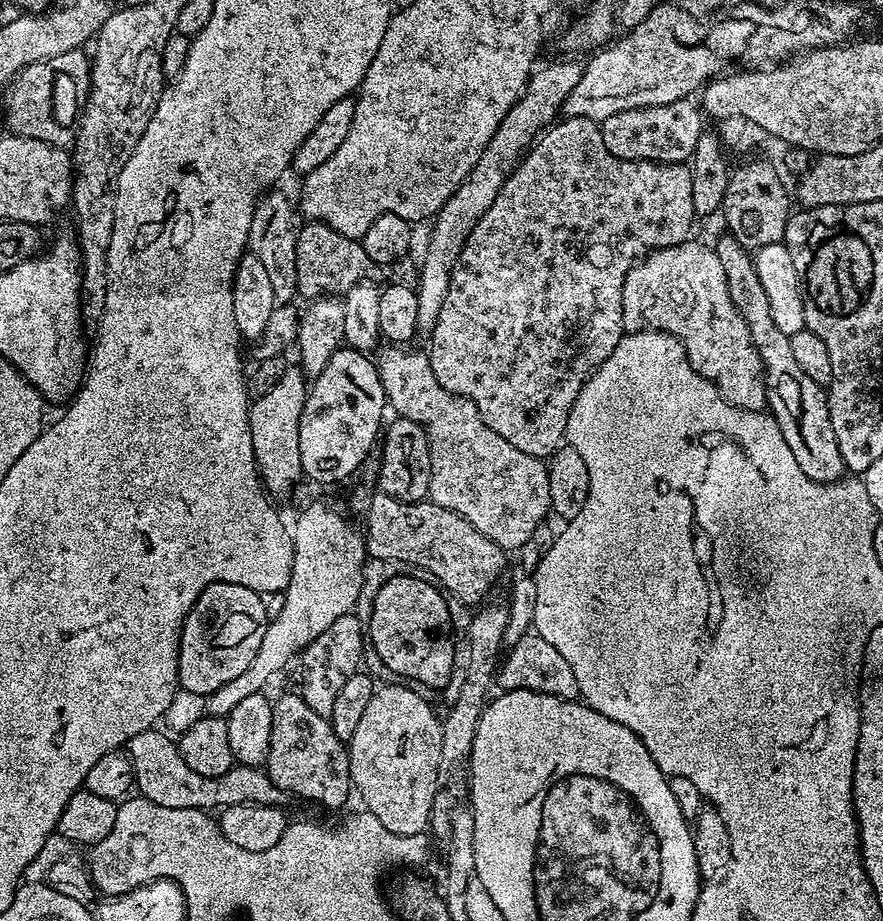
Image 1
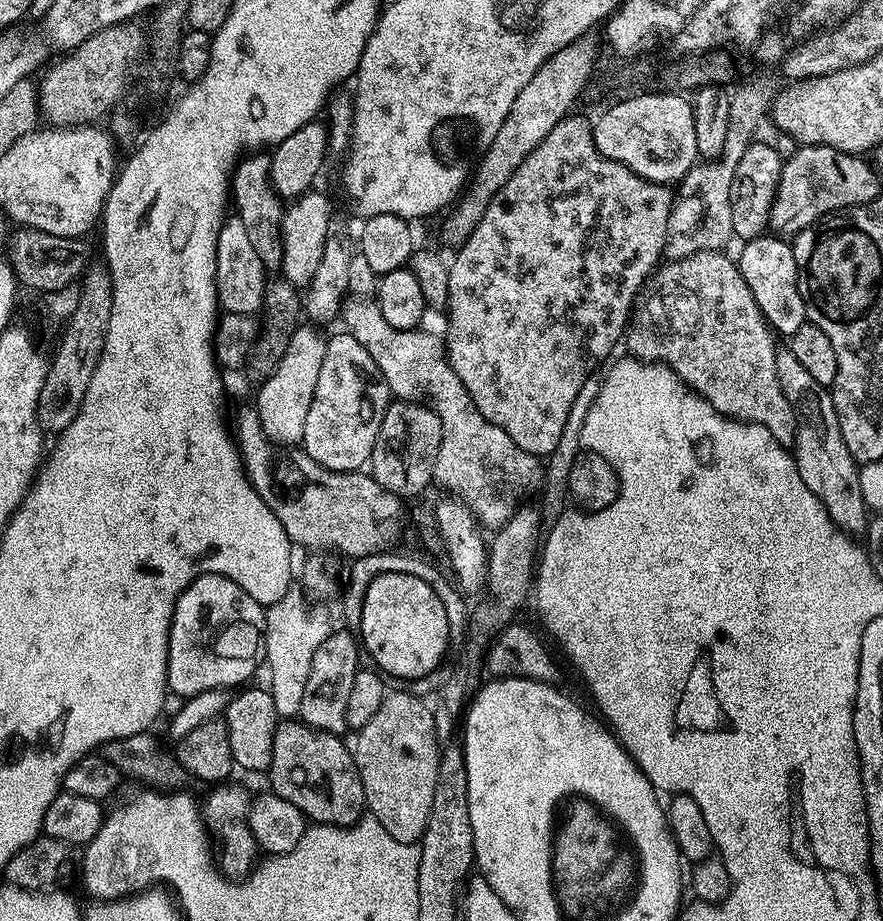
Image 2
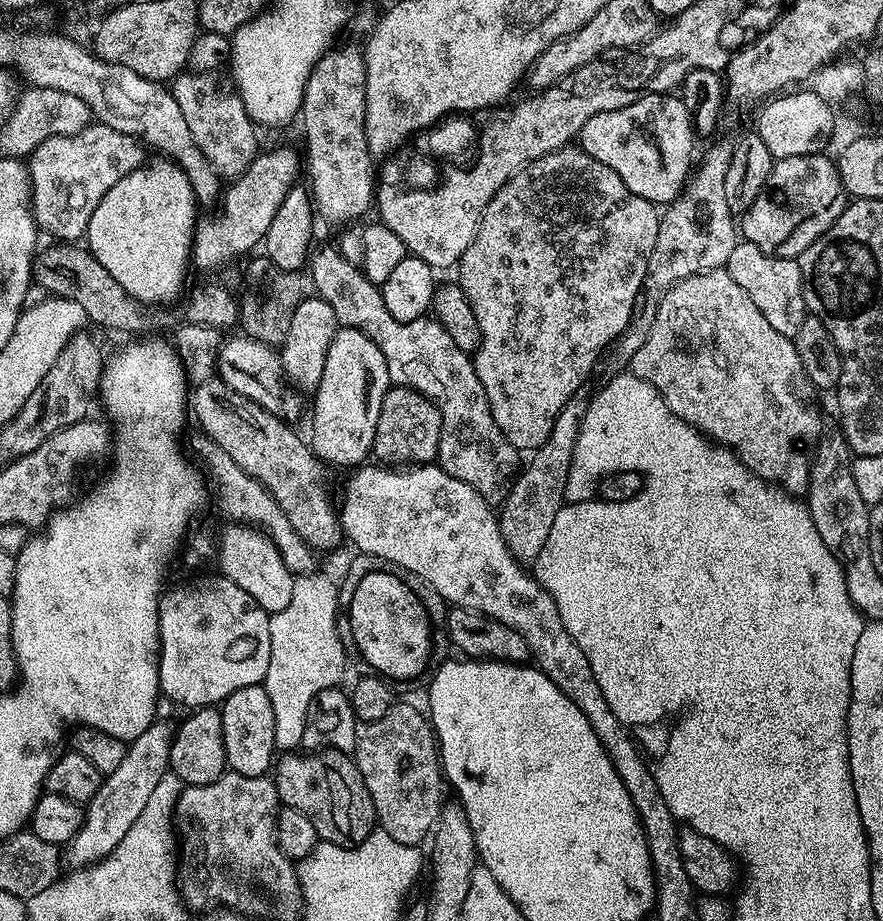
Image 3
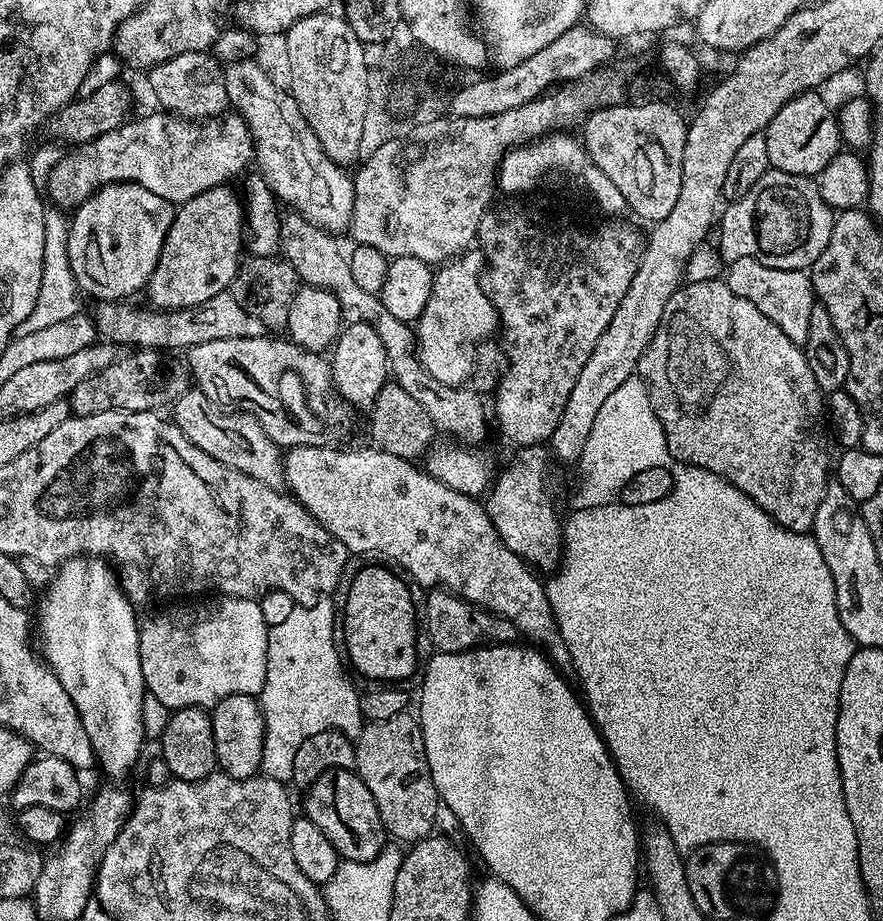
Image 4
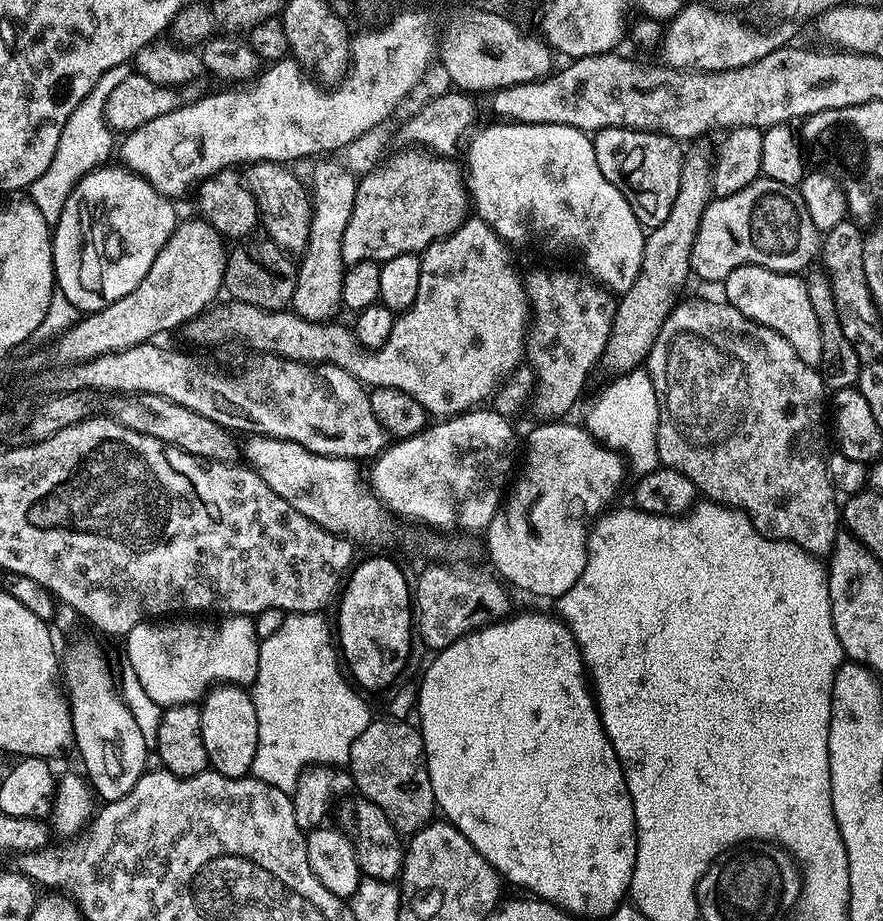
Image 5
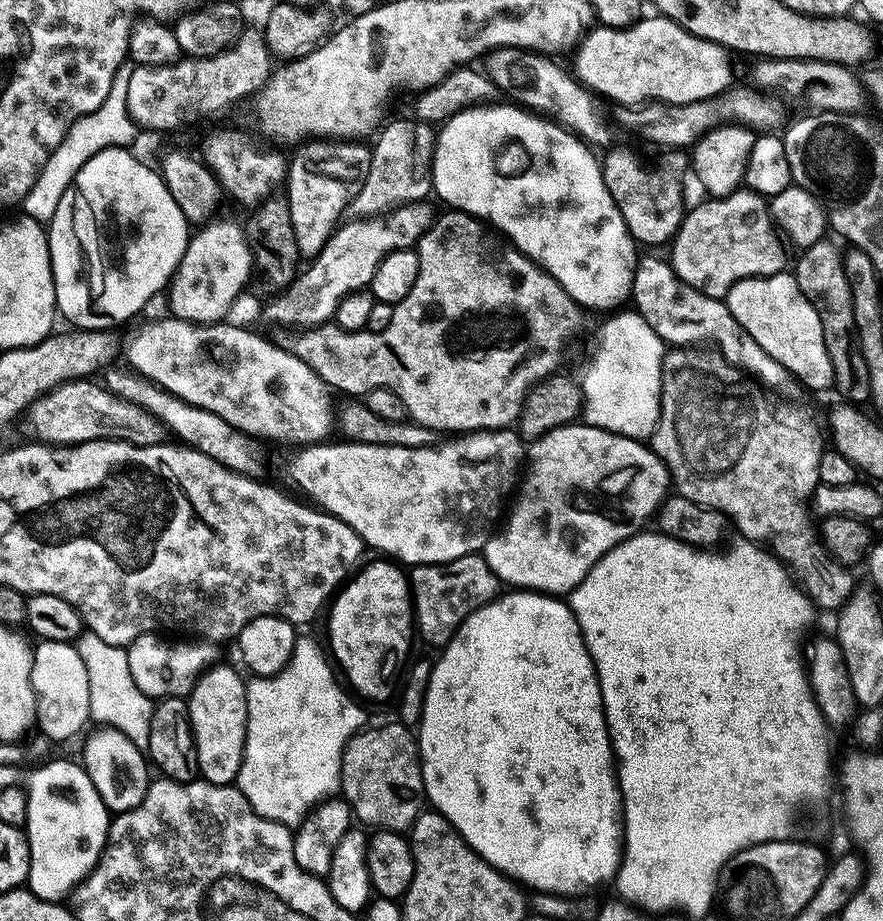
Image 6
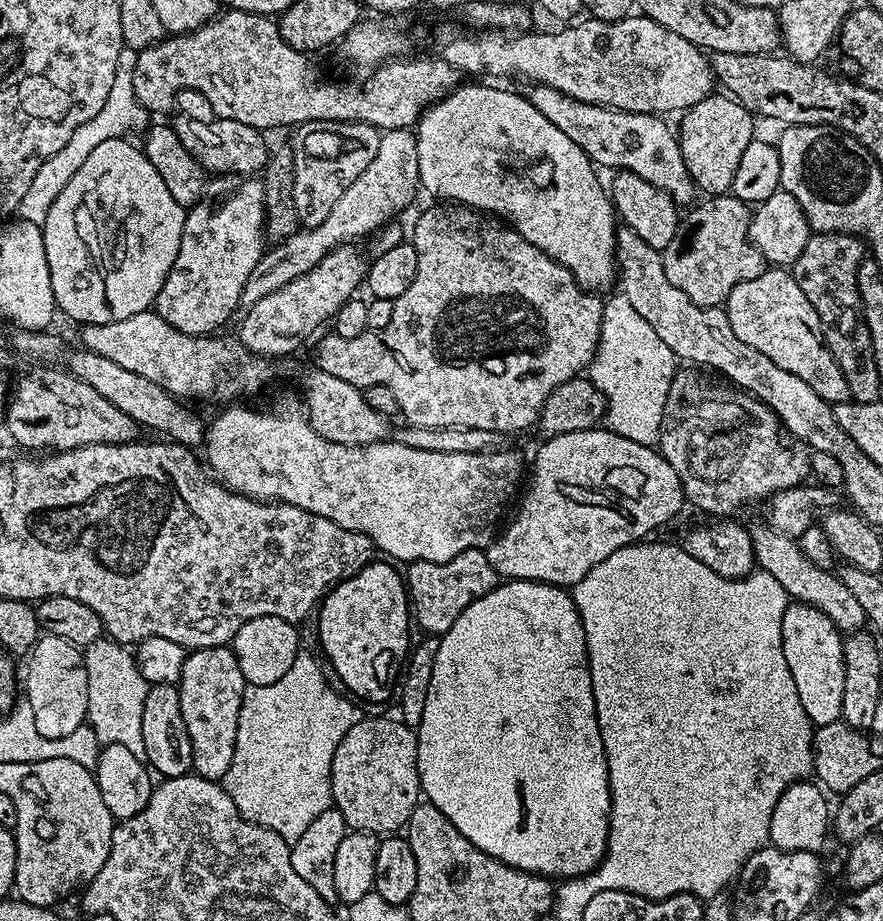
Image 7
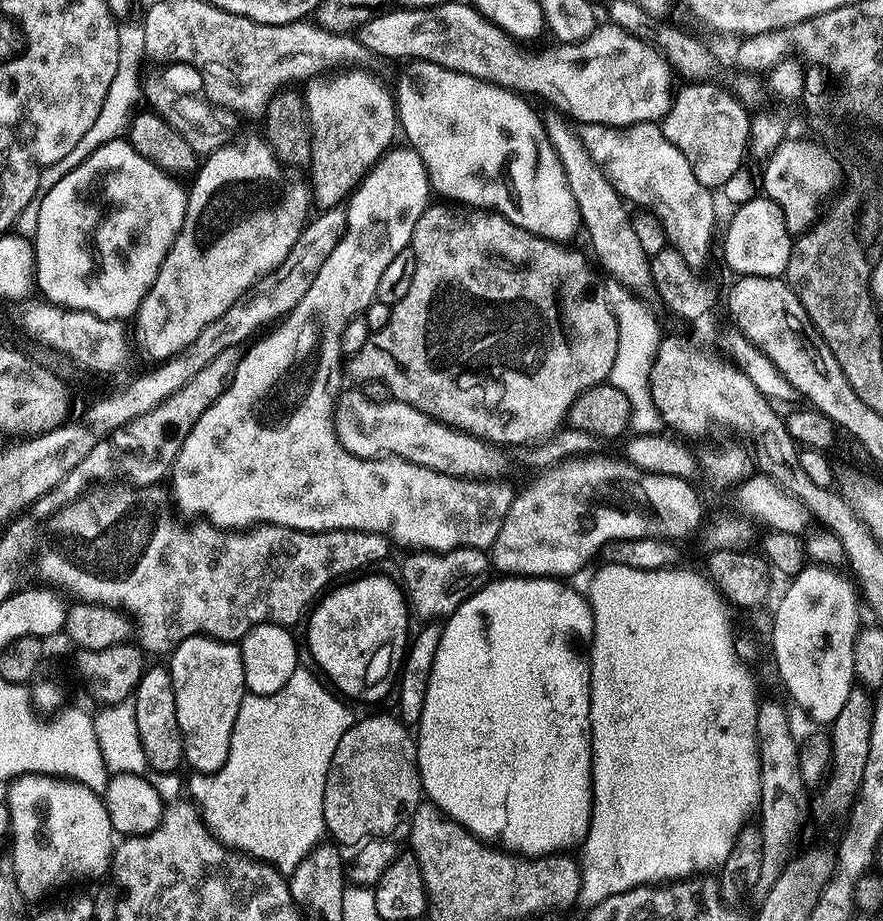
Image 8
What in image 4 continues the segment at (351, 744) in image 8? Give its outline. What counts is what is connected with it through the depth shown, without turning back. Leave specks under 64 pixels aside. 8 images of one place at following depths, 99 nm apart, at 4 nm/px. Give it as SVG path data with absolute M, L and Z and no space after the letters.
M401 714L394 718L368 722L355 737L355 773L374 794L378 814L389 837L415 842L433 835L436 815L442 812L442 801L426 762L426 746L419 719Z

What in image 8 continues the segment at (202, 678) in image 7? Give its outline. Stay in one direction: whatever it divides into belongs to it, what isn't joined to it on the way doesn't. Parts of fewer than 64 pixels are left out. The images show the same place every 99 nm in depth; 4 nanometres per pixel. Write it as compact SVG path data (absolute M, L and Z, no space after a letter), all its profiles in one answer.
M191 636L182 641L177 648L172 649L170 659L172 659L170 671L172 673L172 681L174 682L174 710L178 710L178 726L180 727L182 742L184 743L184 764L187 767L192 767L191 771L196 774L207 774L222 770L222 766L230 754L230 734L234 734L234 718L238 718L238 706L242 706L242 698L246 695L240 645L227 640L214 640L211 636Z

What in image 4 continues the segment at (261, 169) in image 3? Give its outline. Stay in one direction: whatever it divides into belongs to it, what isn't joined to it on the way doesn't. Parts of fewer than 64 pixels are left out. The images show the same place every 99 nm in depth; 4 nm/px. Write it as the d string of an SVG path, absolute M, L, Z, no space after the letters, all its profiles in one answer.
M219 184L190 198L175 209L158 266L146 285L147 303L157 310L189 308L229 291L245 248L246 208L237 189Z

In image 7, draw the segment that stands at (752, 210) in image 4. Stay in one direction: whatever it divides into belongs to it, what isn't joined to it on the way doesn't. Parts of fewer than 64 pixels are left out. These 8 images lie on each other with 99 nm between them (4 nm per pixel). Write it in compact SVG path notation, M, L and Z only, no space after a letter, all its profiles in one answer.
M731 194L702 200L691 209L689 216L681 219L670 246L662 249L662 255L668 281L681 288L698 307L714 308L727 301L734 286L758 278L766 270L766 261L748 239L749 205Z

